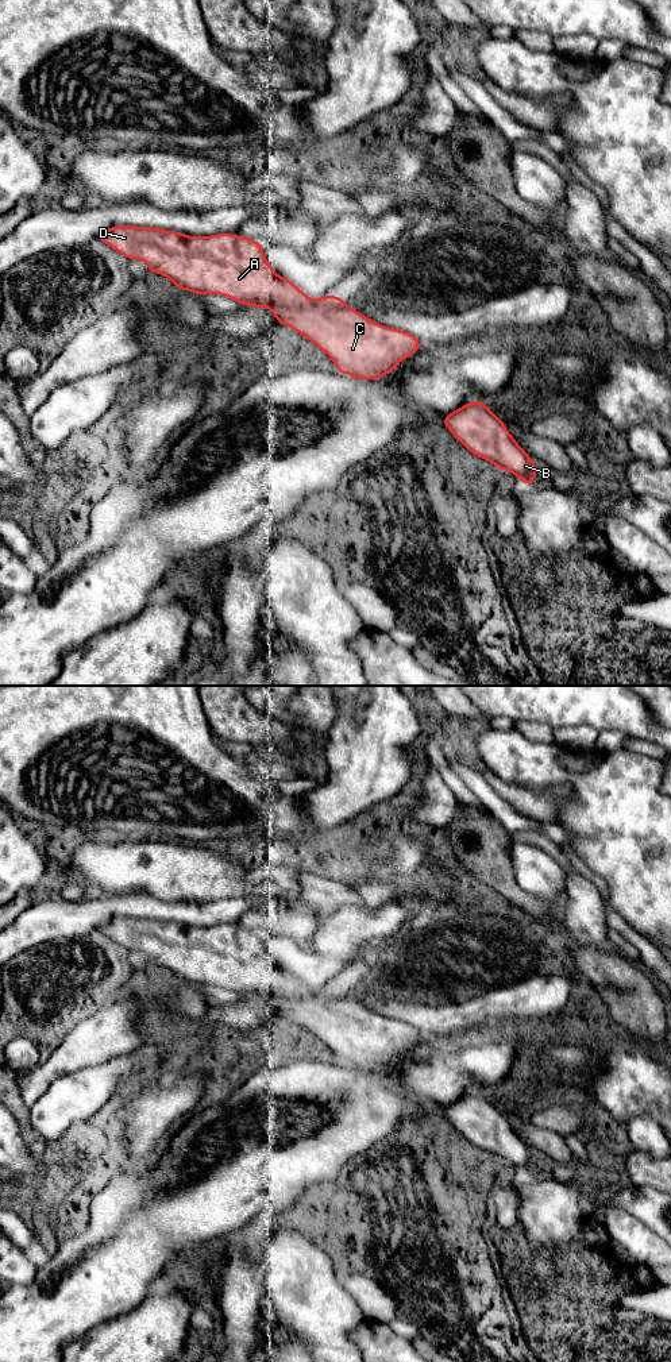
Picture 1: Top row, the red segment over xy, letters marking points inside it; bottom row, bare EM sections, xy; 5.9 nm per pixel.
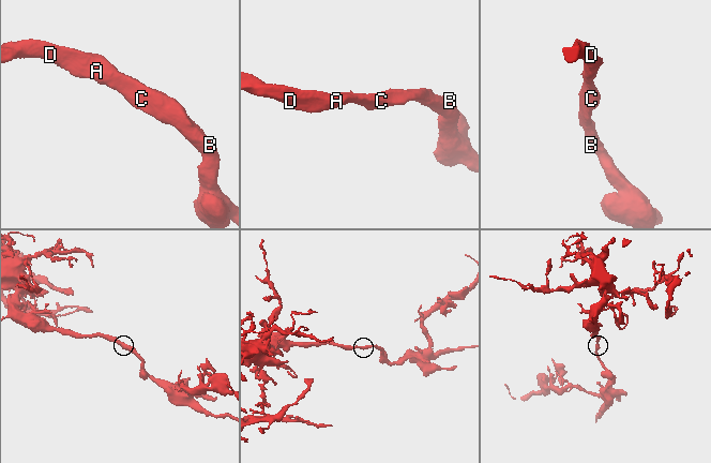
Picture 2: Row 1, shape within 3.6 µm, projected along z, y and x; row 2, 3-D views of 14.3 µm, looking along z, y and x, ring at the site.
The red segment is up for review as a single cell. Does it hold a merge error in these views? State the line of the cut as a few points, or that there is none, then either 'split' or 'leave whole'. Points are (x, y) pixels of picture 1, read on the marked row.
cut none; leave whole

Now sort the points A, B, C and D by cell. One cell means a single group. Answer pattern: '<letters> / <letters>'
A B C D

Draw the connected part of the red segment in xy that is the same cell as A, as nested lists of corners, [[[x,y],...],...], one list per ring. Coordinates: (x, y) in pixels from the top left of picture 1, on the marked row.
[[[117,225],[96,239],[127,259],[143,261],[151,273],[171,279],[177,289],[201,296],[220,294],[240,305],[270,309],[279,324],[293,328],[327,354],[342,374],[365,381],[378,379],[393,373],[401,360],[413,356],[421,346],[416,336],[373,321],[347,306],[340,297],[327,294],[311,300],[292,281],[273,270],[263,255],[262,243],[244,236],[189,236],[153,227]]]

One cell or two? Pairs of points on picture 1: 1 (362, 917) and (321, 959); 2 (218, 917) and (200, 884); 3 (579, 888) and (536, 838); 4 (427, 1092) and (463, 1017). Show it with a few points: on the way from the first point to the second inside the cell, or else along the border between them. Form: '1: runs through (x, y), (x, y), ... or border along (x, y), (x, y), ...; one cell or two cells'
1: runs through (351, 928), (332, 948); one cell
2: border along (240, 896), (207, 902), (177, 902); two cells
3: runs through (571, 875), (566, 864), (550, 848); one cell
4: border along (488, 1023), (473, 1023), (455, 1031), (425, 1034); two cells

